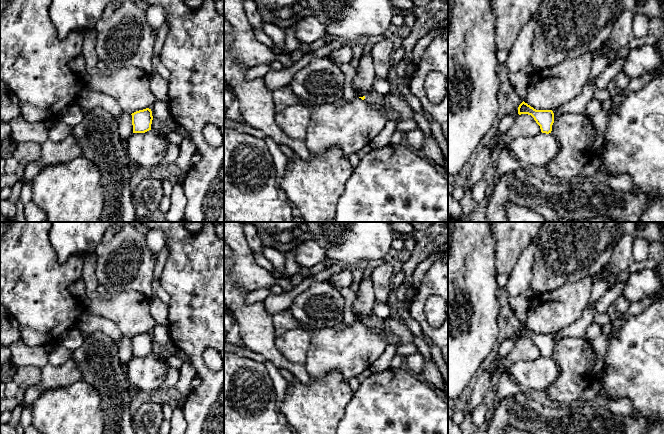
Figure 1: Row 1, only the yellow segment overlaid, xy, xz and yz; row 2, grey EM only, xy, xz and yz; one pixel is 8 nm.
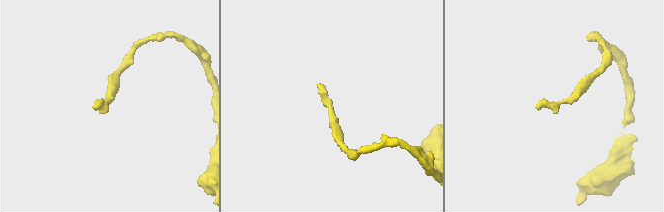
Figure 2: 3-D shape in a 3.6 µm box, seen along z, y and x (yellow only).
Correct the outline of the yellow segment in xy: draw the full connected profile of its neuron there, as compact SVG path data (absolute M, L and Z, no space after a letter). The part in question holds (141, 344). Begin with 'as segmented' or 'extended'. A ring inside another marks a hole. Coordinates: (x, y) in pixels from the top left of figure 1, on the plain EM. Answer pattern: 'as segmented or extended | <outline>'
as segmented | M149 332L136 335L132 339L133 357L145 357L151 354L153 344L152 335Z

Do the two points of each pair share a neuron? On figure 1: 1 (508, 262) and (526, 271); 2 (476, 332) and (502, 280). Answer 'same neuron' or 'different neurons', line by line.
1: different neurons
2: different neurons

